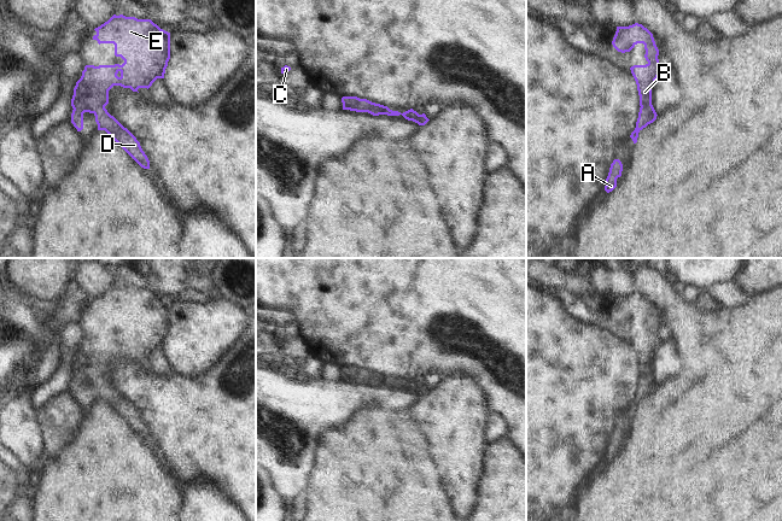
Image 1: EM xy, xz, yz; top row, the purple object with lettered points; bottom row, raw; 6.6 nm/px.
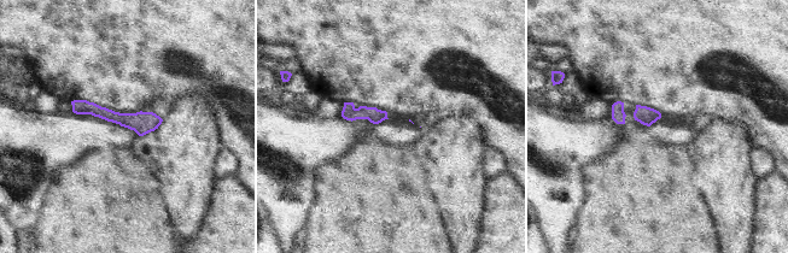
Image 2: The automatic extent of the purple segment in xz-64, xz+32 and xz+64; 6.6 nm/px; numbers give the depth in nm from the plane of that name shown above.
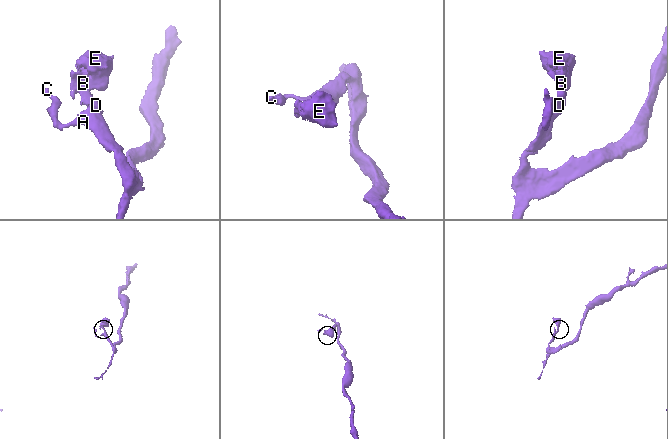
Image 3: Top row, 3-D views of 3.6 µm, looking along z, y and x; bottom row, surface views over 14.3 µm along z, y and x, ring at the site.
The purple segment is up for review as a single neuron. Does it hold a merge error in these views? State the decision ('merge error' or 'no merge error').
no merge error

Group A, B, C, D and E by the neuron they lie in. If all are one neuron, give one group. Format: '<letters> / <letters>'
A B C D E

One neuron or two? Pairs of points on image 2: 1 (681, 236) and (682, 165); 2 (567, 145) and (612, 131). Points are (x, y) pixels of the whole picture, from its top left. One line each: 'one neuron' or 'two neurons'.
1: one neuron
2: one neuron

